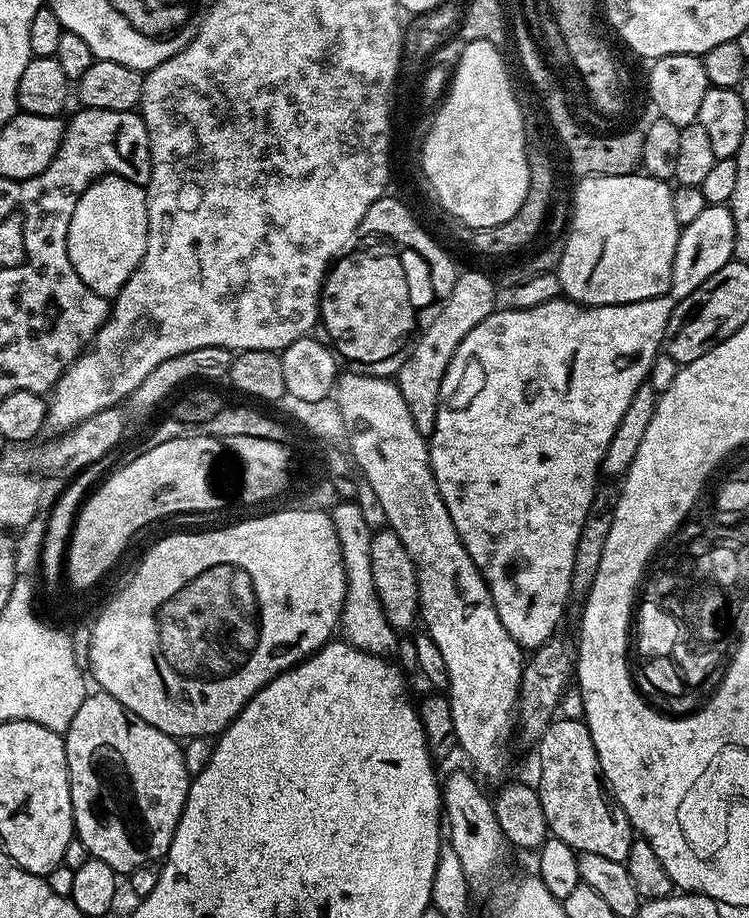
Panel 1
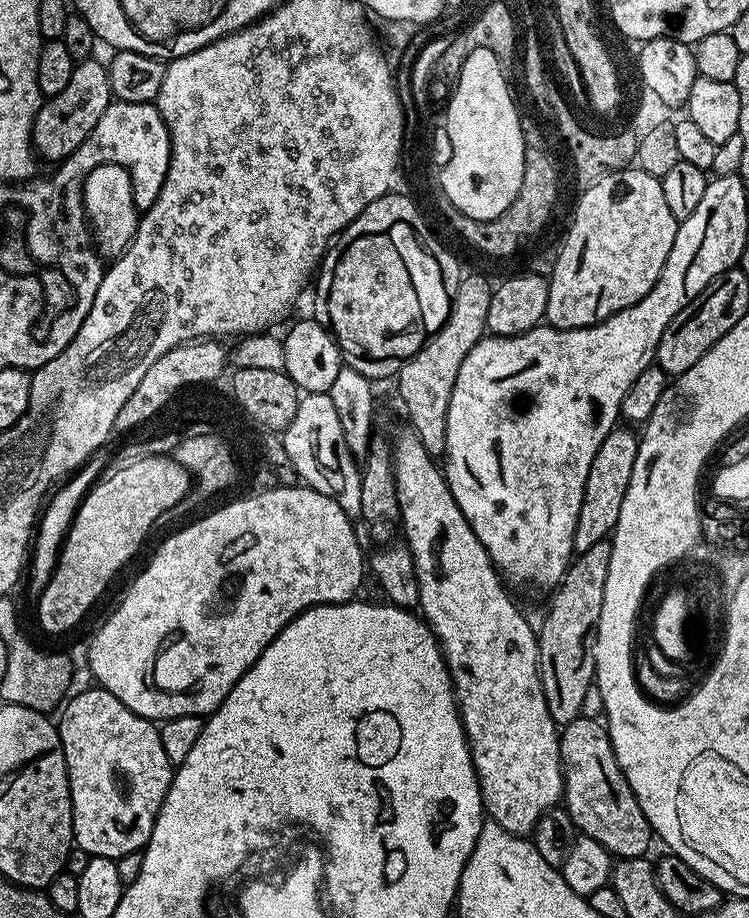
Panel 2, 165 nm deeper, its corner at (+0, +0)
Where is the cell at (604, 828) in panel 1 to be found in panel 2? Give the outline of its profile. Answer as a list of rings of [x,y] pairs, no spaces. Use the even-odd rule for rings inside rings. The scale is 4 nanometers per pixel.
[[[584,715],[563,725],[560,732],[560,759],[564,766],[562,804],[568,807],[568,816],[577,828],[575,831],[581,836],[594,838],[594,842],[601,844],[613,857],[629,860],[635,856],[644,856],[652,840],[654,844],[654,833],[646,814],[642,814],[642,806],[638,806],[638,798],[634,798],[634,790],[630,790],[630,782],[626,782],[618,766],[607,727],[600,720],[591,720]]]

